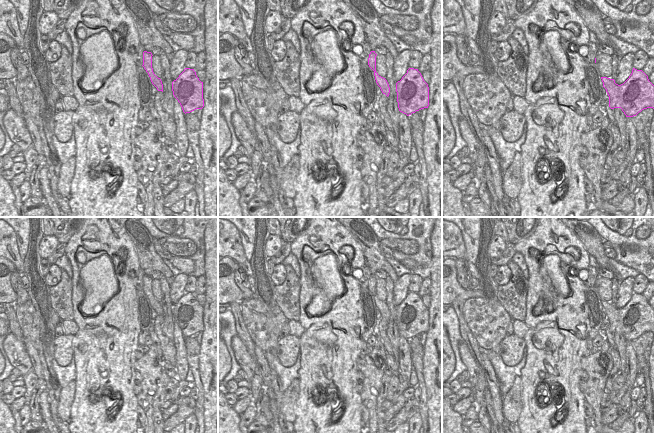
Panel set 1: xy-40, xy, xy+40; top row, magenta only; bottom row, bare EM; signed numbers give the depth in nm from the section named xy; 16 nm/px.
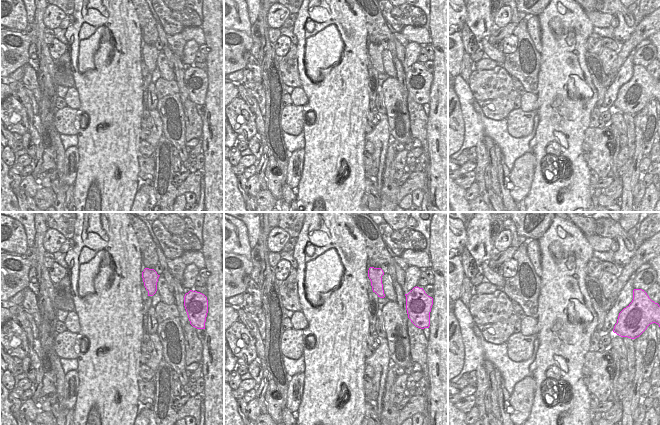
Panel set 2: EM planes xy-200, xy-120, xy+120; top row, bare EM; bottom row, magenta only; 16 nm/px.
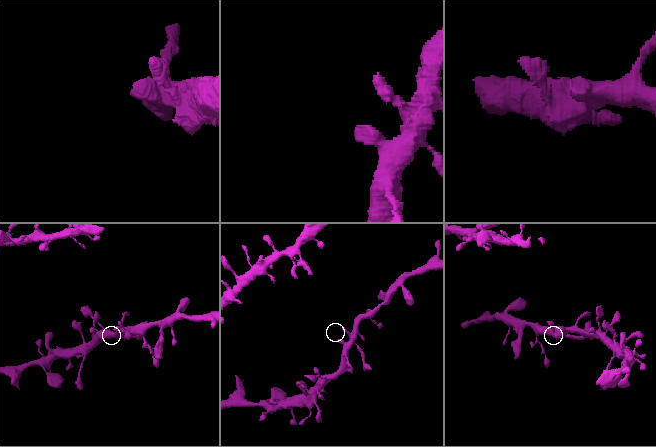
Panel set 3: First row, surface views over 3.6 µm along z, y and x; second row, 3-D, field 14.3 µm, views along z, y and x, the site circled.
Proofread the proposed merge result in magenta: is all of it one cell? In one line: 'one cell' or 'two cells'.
one cell

